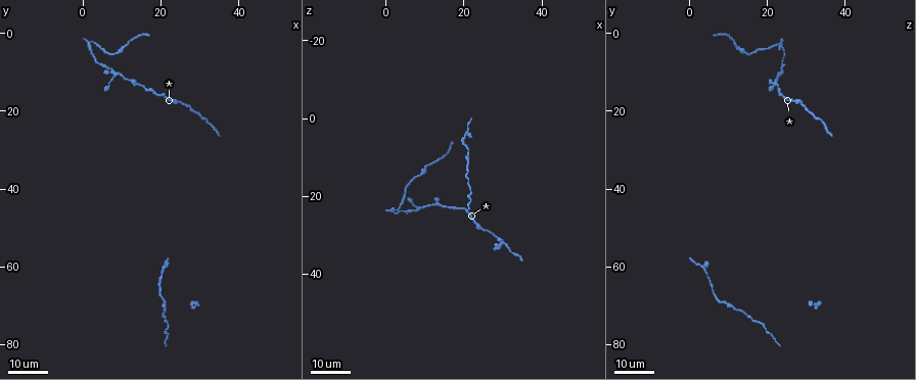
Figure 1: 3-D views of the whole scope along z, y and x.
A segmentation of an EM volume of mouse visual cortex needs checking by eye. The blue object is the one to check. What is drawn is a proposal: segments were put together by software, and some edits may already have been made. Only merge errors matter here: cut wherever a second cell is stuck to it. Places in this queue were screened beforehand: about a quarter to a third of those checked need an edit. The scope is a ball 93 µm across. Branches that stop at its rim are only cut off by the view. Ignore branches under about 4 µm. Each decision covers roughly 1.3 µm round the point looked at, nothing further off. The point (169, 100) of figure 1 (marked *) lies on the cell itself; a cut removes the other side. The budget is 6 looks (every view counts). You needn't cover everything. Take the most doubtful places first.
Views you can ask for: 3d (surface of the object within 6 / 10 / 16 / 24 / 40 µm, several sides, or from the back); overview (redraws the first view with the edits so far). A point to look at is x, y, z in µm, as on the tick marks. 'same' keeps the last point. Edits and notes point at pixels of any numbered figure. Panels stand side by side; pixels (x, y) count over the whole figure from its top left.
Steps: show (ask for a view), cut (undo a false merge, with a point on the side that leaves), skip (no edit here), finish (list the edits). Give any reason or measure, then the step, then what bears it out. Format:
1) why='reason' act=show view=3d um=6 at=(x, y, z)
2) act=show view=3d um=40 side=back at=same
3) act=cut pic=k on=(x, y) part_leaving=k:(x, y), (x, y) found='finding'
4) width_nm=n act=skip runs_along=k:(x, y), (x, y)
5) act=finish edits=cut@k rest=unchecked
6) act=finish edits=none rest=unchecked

why='thick turns thin' act=show view=3d um=24 at=(2.0, 2.0, 23.0)

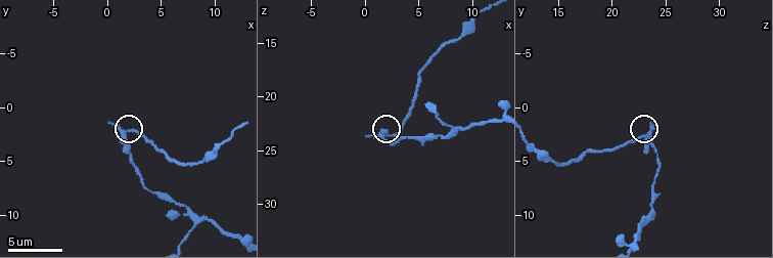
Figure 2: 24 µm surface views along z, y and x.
act=show view=3d um=10 at=(2.2, 2.2, 23.6)

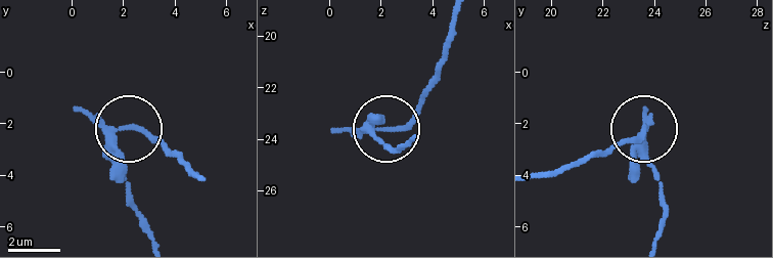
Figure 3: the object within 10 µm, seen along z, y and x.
width_nm=190 act=cut pic=3 on=(142, 130) part_leaving=3:(106, 124), (144, 130), (197, 174) found='two cells meet here'

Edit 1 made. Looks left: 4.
why='see it whole again' act=show view=overview

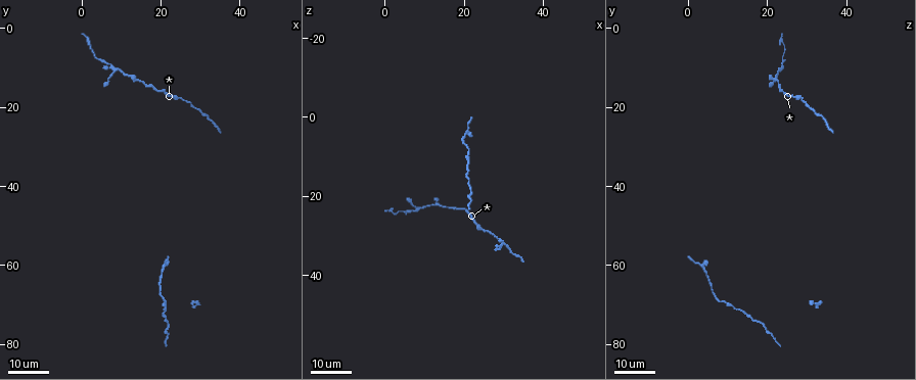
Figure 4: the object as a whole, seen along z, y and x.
why='arms part here' act=show view=3d um=16 at=(8.5, 10.5, 23.0)

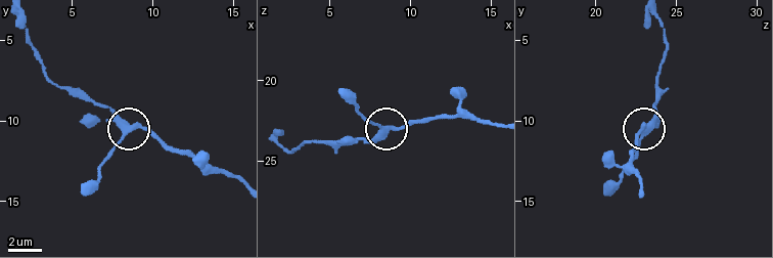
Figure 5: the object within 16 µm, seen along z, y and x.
act=show view=3d um=10 at=(8.4, 10.7, 23.0)

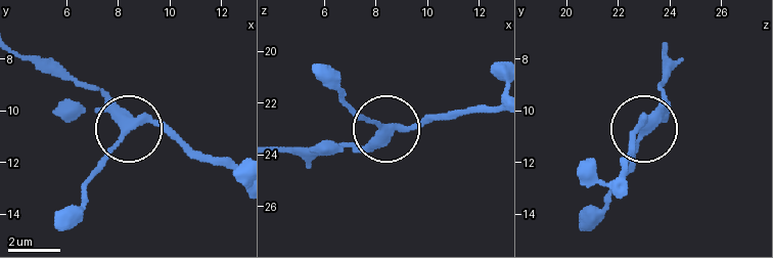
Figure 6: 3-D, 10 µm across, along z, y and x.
width_nm=270 act=skip runs_along=6:(493, 110), (453, 110), (390, 130), (344, 105) found='continuous, no second cell'

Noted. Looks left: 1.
act=finish edits=cut@3 rest=unchecked

